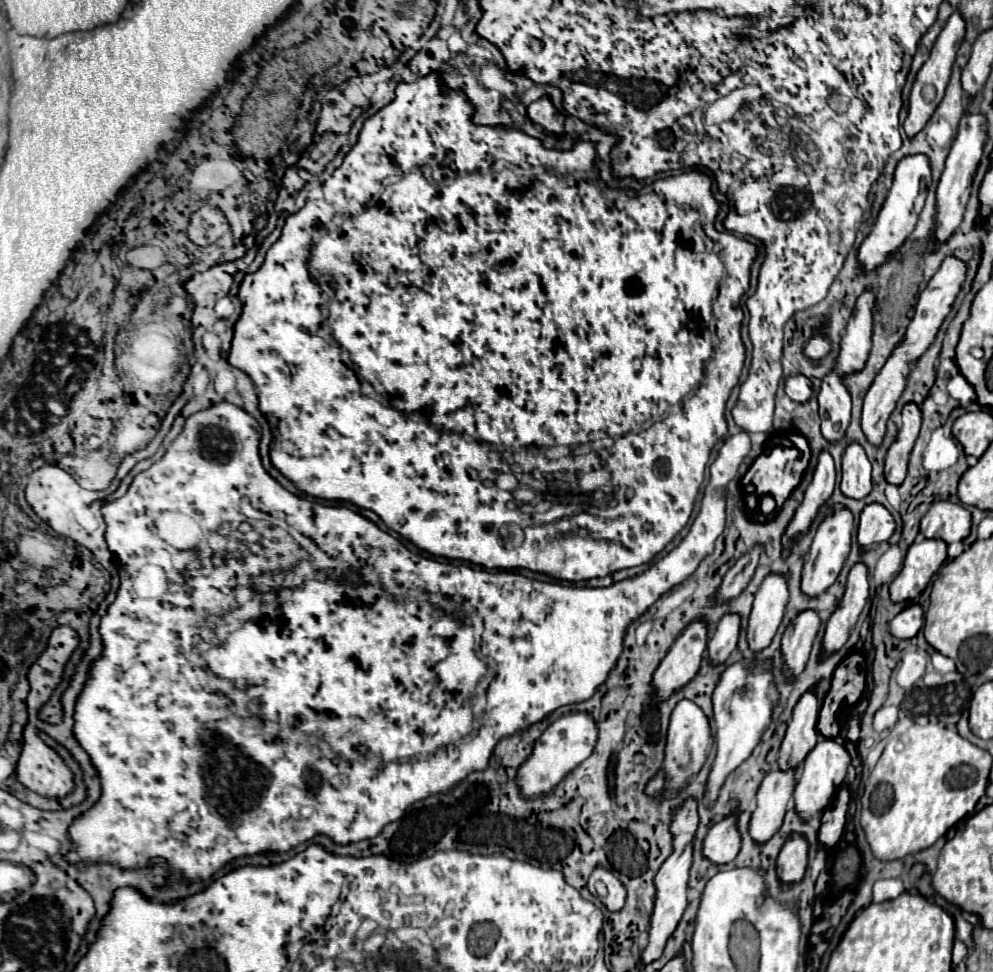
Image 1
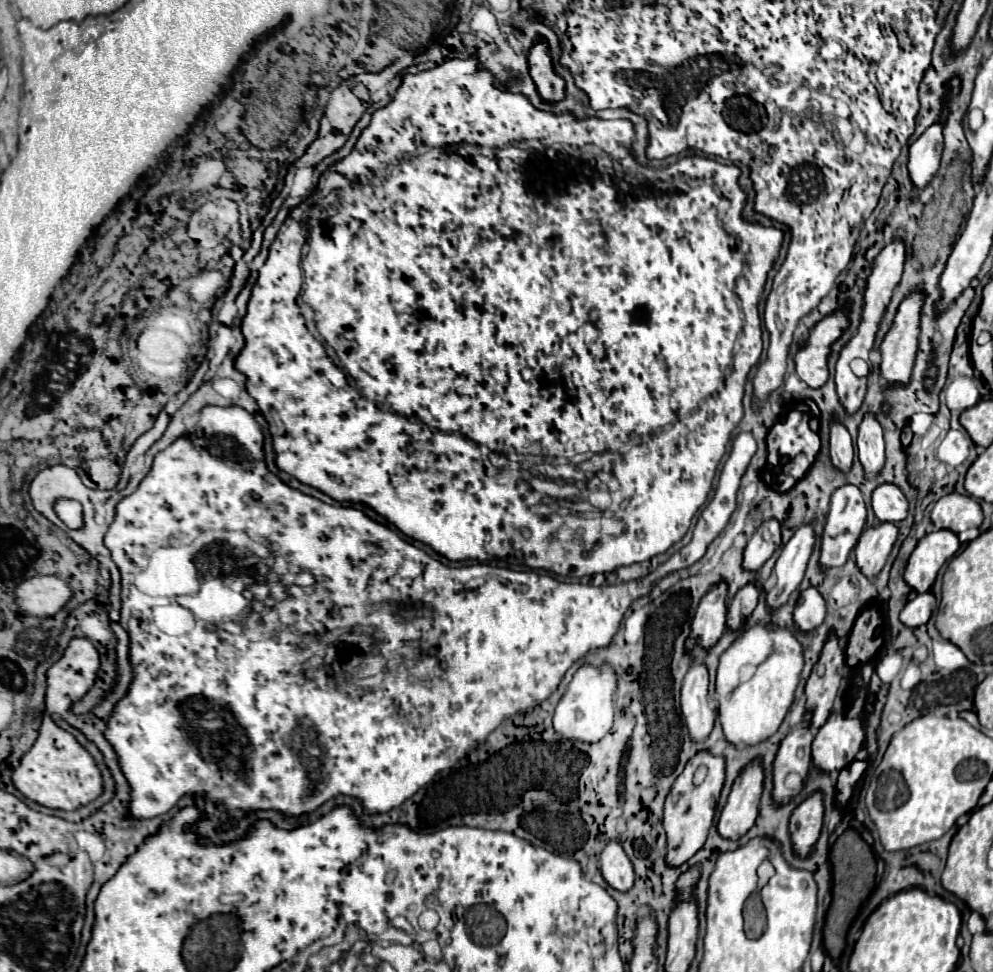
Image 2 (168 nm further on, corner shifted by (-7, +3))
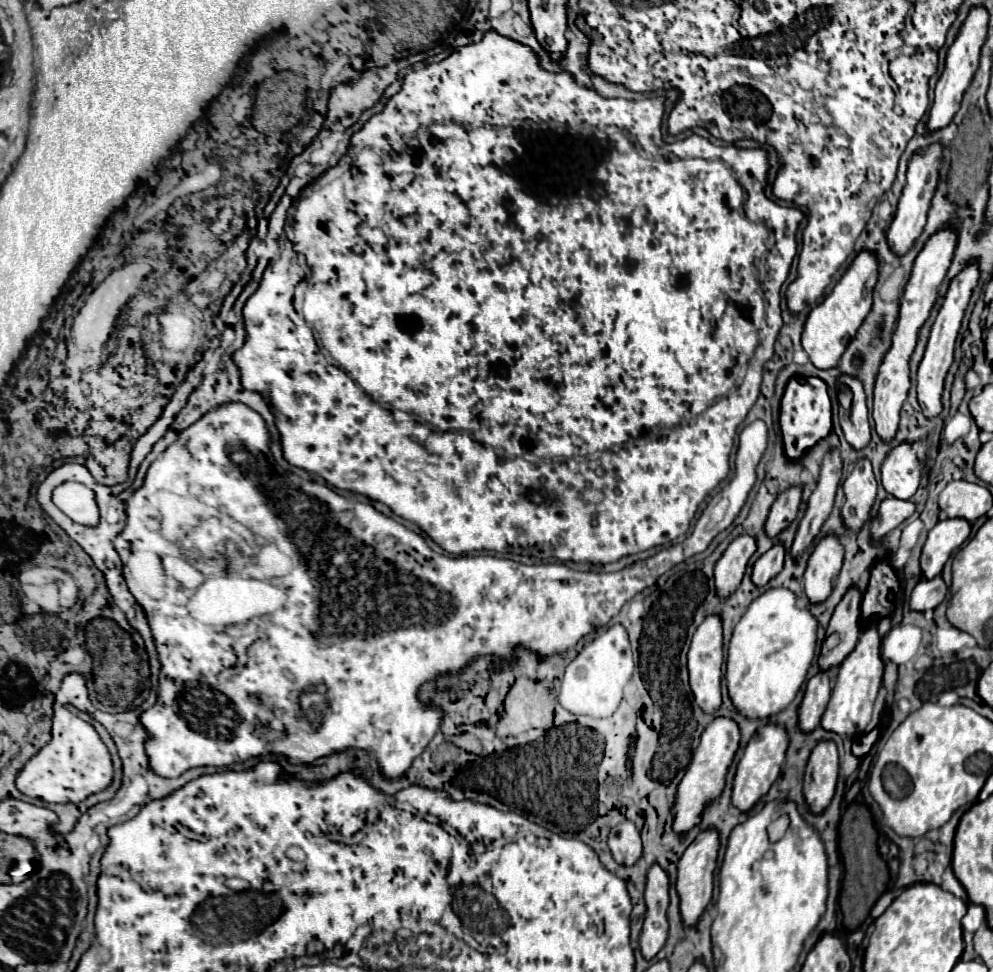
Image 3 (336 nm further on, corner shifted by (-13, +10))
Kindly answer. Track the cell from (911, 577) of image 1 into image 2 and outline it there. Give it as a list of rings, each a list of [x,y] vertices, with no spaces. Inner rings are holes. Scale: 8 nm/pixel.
[[[948,529],[928,533],[918,541],[916,549],[912,551],[906,565],[904,581],[918,593],[930,591],[940,567],[958,549],[960,549],[960,541],[956,533]]]

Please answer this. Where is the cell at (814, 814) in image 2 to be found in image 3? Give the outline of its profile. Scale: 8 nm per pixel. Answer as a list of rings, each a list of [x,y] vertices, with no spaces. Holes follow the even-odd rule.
[[[820,742],[806,764],[804,800],[812,814],[822,814],[834,796],[838,780],[838,752],[834,742]]]

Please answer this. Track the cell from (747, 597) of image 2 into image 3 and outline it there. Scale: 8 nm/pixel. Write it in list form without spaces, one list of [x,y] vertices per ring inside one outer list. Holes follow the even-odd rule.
[[[776,544],[774,548],[770,548],[764,556],[760,556],[754,564],[754,572],[752,572],[752,582],[762,588],[764,584],[768,584],[770,578],[774,578],[784,564],[784,548],[782,544]]]

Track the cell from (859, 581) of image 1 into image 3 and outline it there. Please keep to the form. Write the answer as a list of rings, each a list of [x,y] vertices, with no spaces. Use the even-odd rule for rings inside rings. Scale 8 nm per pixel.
[[[892,496],[886,498],[880,504],[878,514],[870,522],[870,544],[874,546],[880,544],[888,532],[892,532],[912,514],[914,514],[914,504],[910,500],[896,500]]]

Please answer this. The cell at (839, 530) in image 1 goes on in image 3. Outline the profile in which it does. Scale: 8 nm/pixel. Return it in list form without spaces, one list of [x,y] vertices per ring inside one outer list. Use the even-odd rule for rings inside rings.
[[[862,458],[856,462],[852,474],[842,484],[846,502],[842,506],[842,524],[852,530],[860,532],[866,520],[870,518],[870,508],[876,498],[876,478],[872,474],[870,460]]]

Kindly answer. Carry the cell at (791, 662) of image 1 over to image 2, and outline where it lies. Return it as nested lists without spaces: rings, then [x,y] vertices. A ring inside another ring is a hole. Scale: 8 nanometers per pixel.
[[[808,587],[800,593],[794,609],[794,621],[802,631],[812,631],[822,625],[826,617],[826,601],[818,593],[818,589]]]

